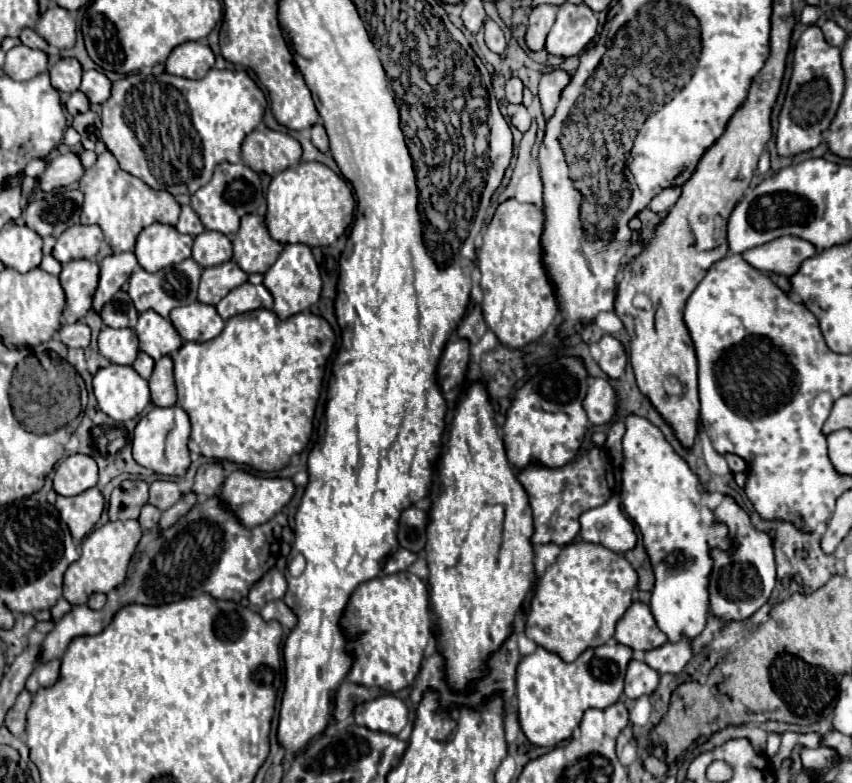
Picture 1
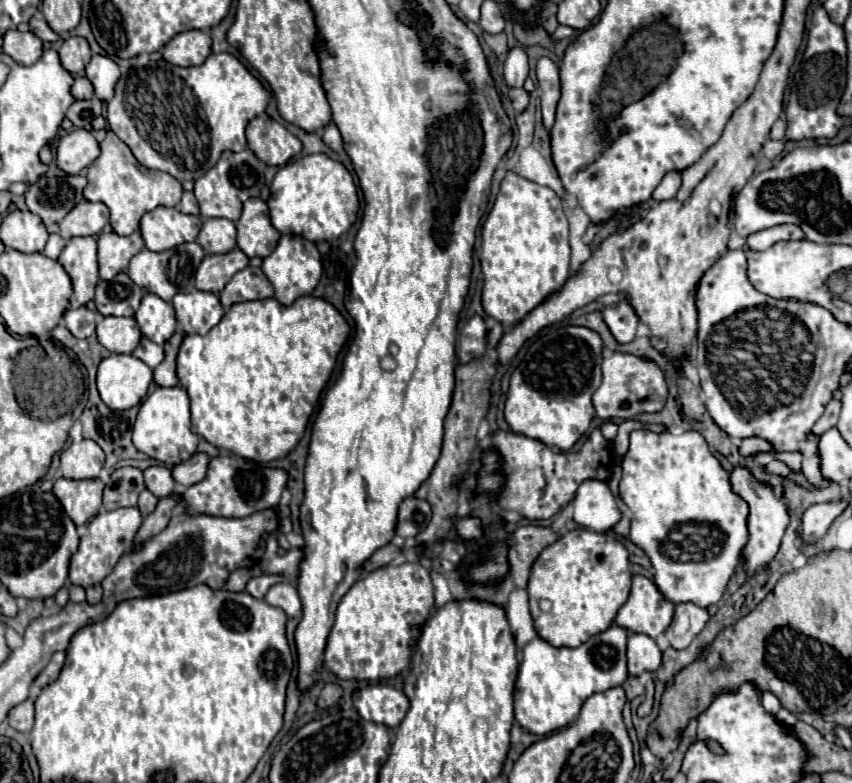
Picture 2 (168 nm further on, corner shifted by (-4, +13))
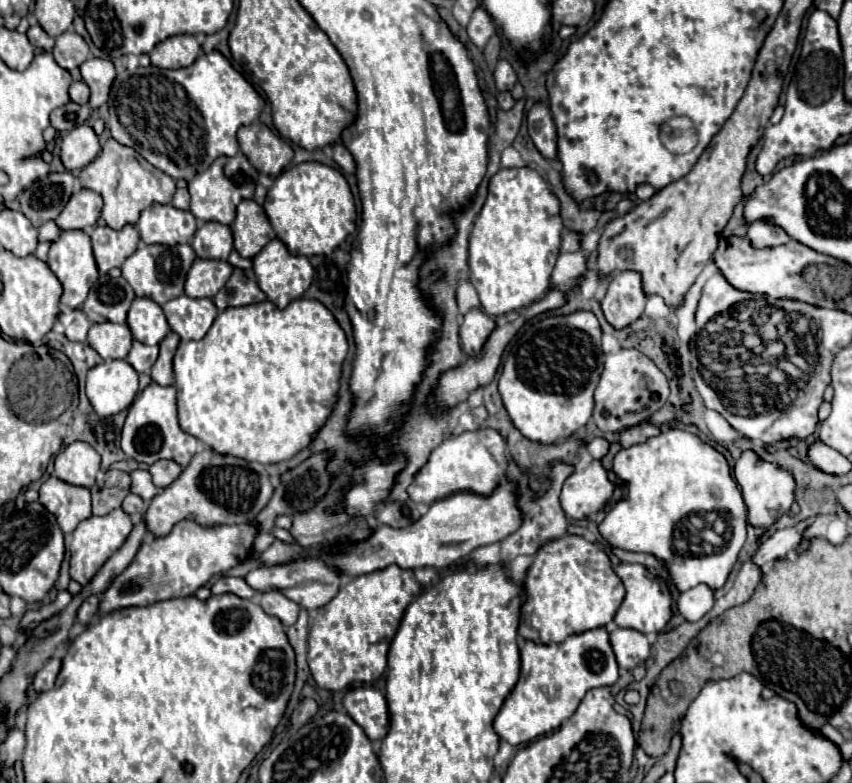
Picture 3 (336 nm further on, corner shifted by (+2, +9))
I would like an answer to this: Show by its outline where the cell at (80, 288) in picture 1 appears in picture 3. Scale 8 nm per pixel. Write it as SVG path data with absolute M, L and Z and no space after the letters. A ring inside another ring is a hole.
M81 229L79 231L63 231L61 237L51 243L47 265L63 285L61 303L71 309L79 309L83 305L83 301L87 299L91 285L97 281L97 263L95 263L93 251L91 251L89 235Z

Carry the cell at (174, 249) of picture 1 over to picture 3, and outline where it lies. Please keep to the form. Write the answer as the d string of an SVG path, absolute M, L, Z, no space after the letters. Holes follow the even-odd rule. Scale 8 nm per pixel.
M155 203L141 213L137 221L139 235L147 245L179 245L189 243L197 231L197 219L191 211L177 209L173 205Z

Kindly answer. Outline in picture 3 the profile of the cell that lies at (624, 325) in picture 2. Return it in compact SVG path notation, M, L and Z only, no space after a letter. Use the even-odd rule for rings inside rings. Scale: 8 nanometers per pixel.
M619 271L601 301L607 321L615 329L623 329L641 317L645 309L647 295L643 291L643 281L637 271Z

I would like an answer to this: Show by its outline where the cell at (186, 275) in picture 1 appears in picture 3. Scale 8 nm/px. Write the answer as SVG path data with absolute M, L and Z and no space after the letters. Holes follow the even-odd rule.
M139 245L139 249L121 265L121 271L123 271L123 277L127 279L127 283L133 287L137 297L149 297L155 303L163 305L169 299L183 295L185 275L195 257L197 255L193 253L191 245L175 245L175 247Z

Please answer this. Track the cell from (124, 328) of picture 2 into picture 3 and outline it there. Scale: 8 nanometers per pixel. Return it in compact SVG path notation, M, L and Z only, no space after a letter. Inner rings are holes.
M95 323L87 333L87 343L103 357L103 359L125 359L131 349L133 335L129 327L123 323Z

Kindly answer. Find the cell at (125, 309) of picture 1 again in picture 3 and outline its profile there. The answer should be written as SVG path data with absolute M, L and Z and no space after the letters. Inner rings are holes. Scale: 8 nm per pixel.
M101 273L83 303L83 313L93 323L103 323L103 321L125 323L133 299L135 293L123 277L113 279L107 273Z

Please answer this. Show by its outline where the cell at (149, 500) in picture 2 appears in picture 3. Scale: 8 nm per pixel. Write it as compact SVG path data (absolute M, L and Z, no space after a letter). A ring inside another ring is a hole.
M129 493L129 495L123 499L121 509L123 509L127 515L141 515L141 513L145 511L145 503L143 503L141 497L137 497L135 493Z

